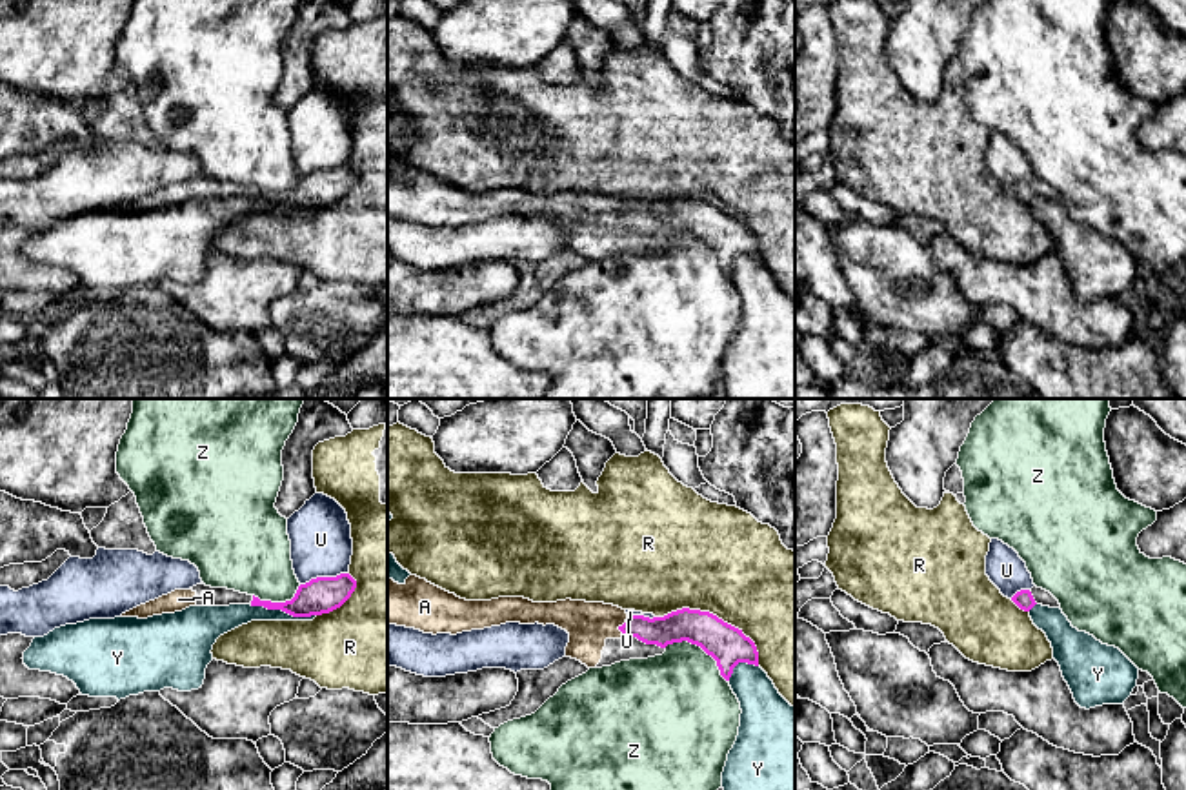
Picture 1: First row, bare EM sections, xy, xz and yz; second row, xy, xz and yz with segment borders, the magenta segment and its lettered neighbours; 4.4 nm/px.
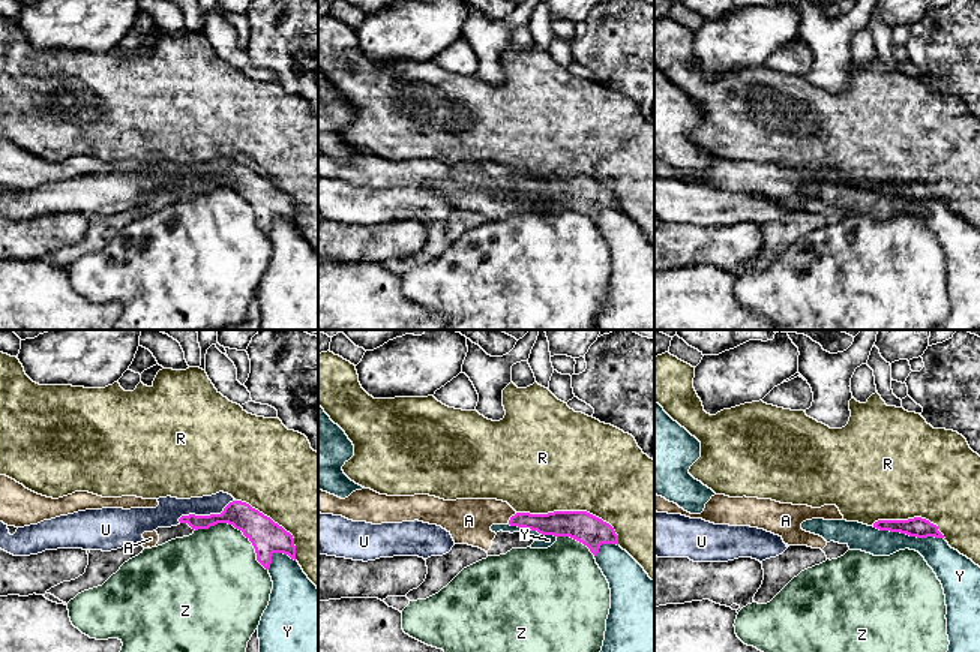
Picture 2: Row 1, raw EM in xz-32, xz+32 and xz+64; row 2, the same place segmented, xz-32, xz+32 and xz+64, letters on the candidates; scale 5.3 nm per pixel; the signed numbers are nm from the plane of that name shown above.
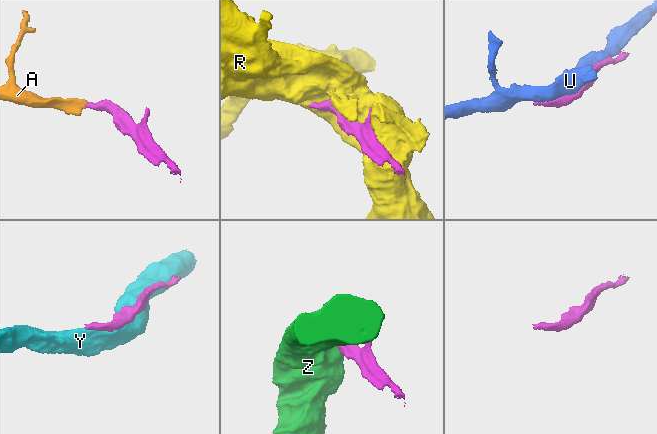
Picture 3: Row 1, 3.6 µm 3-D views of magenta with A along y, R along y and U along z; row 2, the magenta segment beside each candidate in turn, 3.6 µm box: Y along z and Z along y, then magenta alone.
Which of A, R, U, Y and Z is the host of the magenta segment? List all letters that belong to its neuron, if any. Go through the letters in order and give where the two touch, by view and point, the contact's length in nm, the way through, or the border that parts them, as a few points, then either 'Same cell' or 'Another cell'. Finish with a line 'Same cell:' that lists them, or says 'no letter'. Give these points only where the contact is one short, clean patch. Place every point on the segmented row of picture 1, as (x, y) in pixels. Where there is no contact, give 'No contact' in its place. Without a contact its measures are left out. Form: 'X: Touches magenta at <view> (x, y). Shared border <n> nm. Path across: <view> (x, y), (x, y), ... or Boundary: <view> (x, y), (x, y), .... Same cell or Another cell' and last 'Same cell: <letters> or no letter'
A: Touches magenta at xz (623, 625). Shared border 90 nm. Path across: xz (675, 627), (623, 625), (588, 625). Same cell
R: Touches magenta at xz (715, 616). Shared border 500 nm. Another cell
U: Touches magenta at xy (322, 577). Shared border 220 nm. Another cell
Y: Touches magenta at xy (282, 610). Shared border 300 nm. Another cell
Z: Touches magenta at xz (701, 647). Shared border 320 nm. Boundary: xz (664, 647), (675, 641), (699, 645), (726, 681). Another cell
Same cell: A

